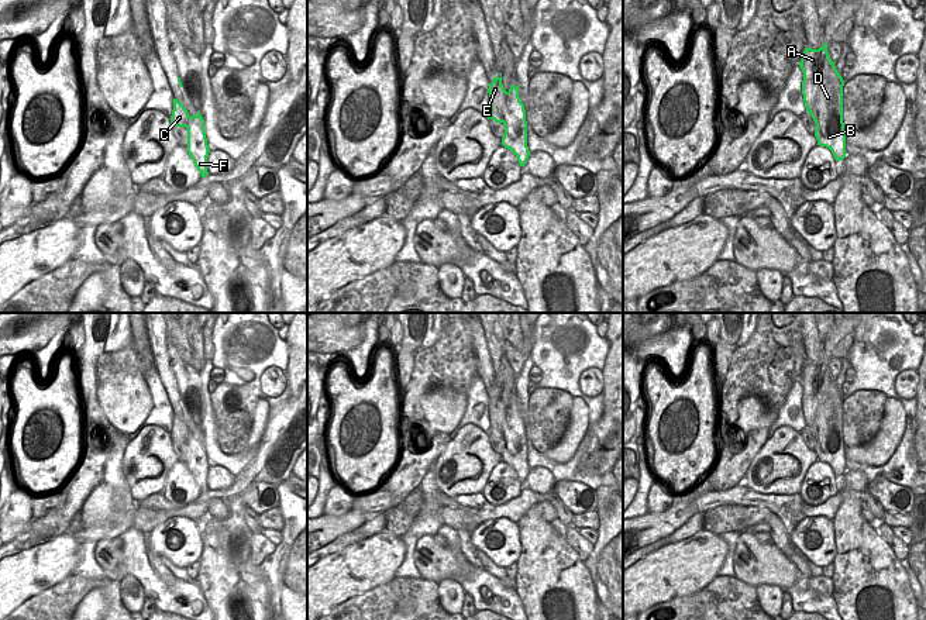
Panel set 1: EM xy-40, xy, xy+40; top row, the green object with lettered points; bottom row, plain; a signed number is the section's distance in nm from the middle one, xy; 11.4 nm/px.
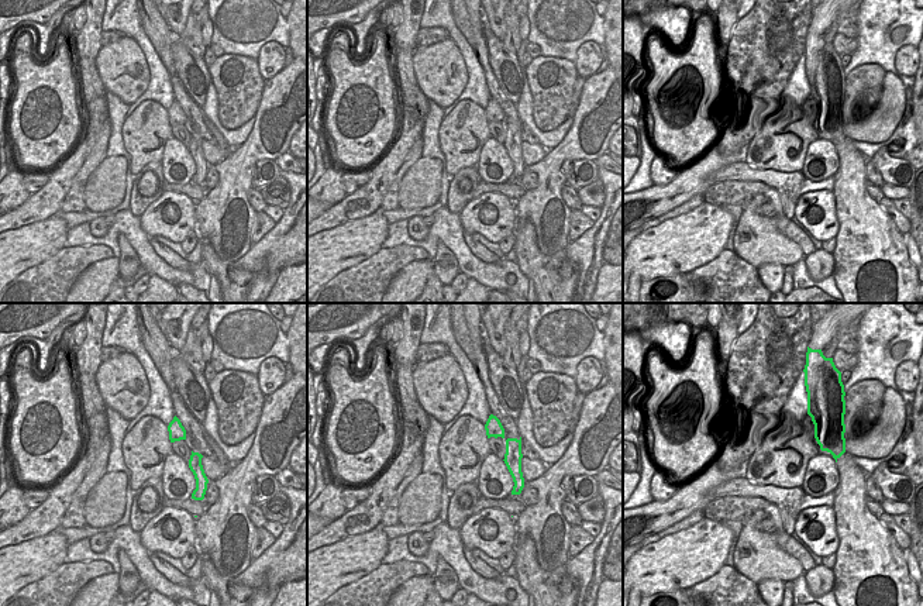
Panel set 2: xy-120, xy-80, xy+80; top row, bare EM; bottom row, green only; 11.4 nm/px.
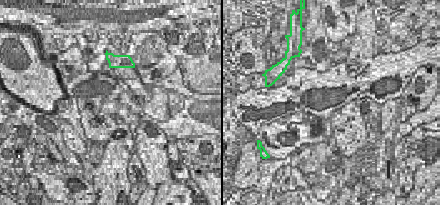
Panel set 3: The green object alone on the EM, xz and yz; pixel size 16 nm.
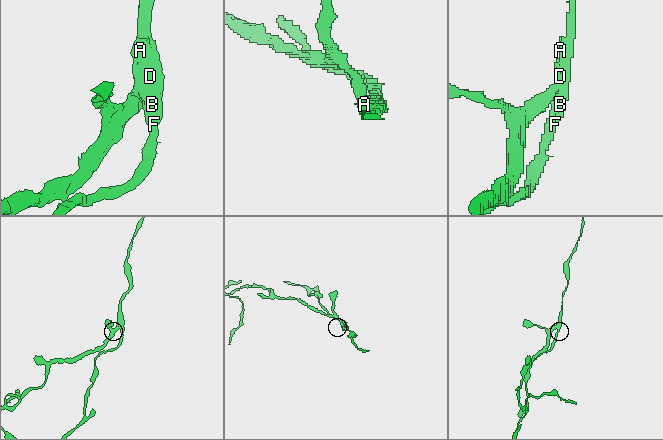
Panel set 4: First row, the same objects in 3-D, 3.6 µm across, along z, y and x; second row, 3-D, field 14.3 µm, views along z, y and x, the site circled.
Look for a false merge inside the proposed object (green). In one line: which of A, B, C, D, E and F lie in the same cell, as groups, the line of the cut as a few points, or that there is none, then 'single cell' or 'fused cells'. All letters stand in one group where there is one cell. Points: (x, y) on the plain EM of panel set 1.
groups A B D E F / C; cut xy (489, 419), (503, 429), (503, 437); fused cells

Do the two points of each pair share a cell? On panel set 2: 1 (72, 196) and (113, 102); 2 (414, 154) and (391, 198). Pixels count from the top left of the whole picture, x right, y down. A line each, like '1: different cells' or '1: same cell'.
1: different cells
2: same cell

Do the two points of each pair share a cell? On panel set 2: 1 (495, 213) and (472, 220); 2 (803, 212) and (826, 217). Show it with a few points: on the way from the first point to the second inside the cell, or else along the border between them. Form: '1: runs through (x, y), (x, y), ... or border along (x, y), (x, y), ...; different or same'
1: runs through (489, 214), (478, 216); same
2: runs through (809, 212), (815, 212), (820, 217); same

